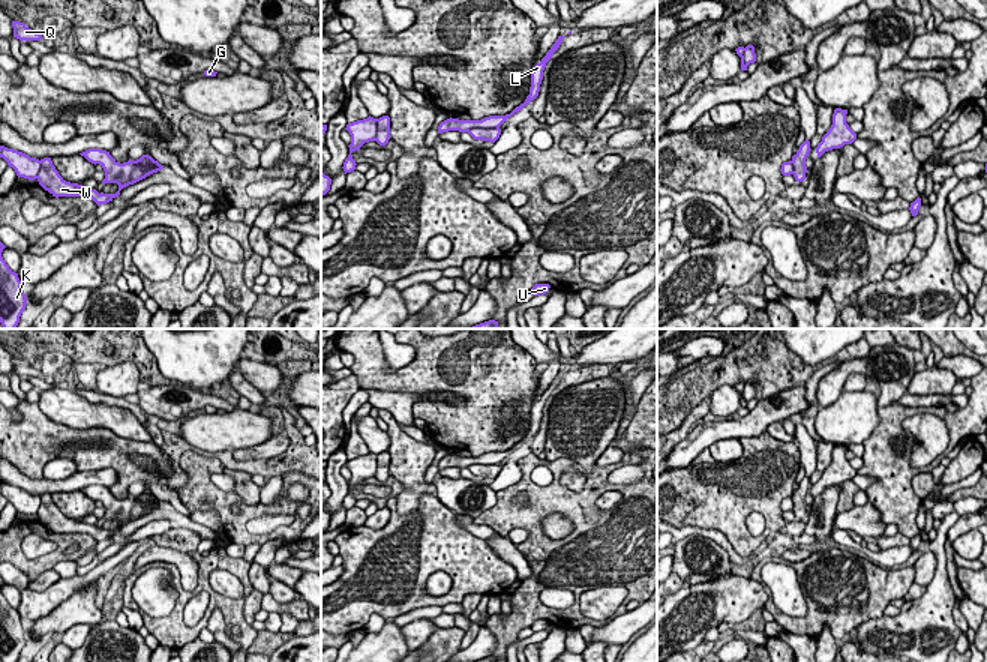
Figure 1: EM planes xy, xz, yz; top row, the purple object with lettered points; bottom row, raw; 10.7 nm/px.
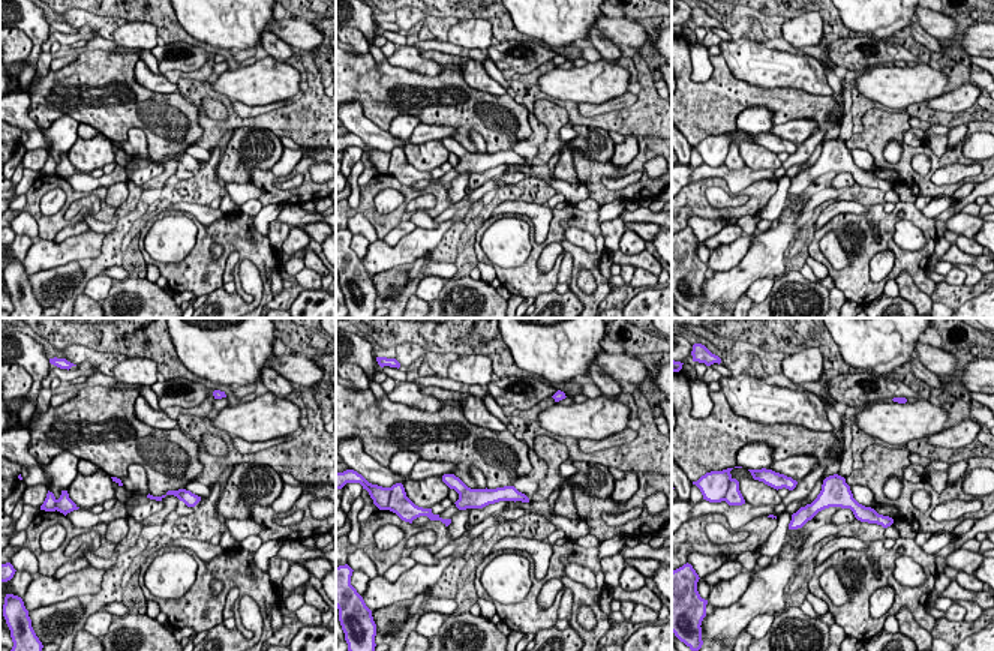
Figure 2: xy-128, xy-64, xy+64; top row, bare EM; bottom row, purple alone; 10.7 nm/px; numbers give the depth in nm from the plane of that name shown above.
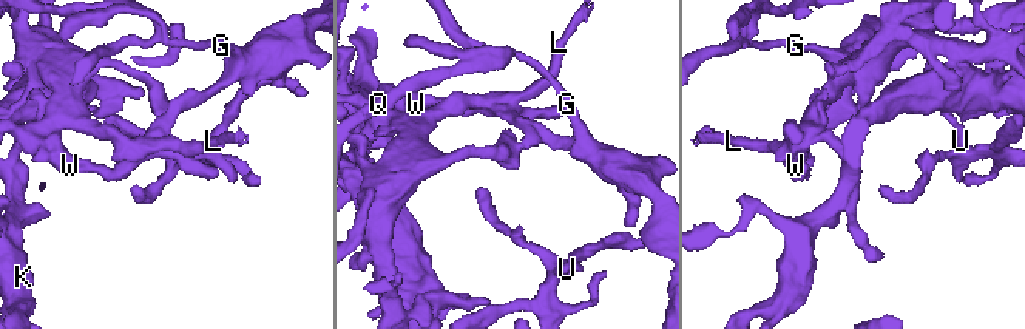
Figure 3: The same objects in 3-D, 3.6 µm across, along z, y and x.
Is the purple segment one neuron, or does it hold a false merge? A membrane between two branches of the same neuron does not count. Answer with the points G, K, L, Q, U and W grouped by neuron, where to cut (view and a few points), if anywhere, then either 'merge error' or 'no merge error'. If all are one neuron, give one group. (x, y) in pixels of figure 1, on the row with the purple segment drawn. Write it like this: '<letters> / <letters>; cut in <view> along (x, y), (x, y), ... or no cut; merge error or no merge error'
G K U W / L Q; cut in xz along (498, 126), (470, 128), (467, 131); merge error

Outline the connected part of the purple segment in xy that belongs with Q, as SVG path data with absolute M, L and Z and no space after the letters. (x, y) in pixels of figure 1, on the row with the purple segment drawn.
M12 21L12 27L14 27L14 38L22 41L40 41L42 35L33 32L32 29L28 29L24 23L20 21Z

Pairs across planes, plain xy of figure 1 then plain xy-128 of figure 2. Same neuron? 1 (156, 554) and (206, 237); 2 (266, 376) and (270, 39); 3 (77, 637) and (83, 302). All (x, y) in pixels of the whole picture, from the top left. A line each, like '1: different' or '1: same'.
1: different
2: different
3: different

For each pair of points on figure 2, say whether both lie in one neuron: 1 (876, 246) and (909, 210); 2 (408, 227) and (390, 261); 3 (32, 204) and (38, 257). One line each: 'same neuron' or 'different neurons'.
1: same neuron
2: different neurons
3: different neurons

